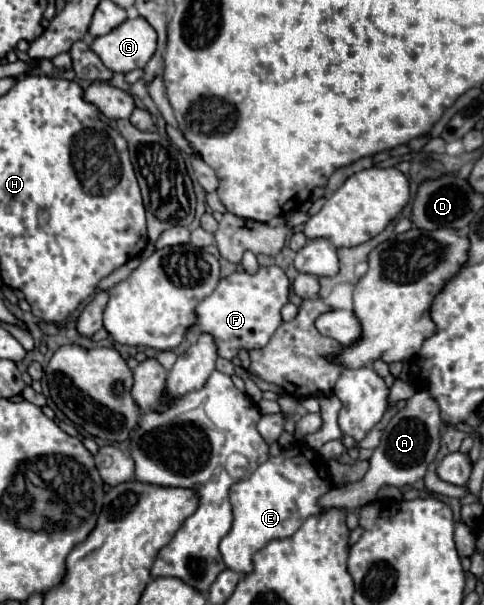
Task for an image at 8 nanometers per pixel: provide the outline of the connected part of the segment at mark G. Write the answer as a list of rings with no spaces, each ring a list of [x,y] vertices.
[[[127,19],[107,35],[95,37],[91,49],[115,73],[143,69],[157,47],[155,29],[143,19]]]

